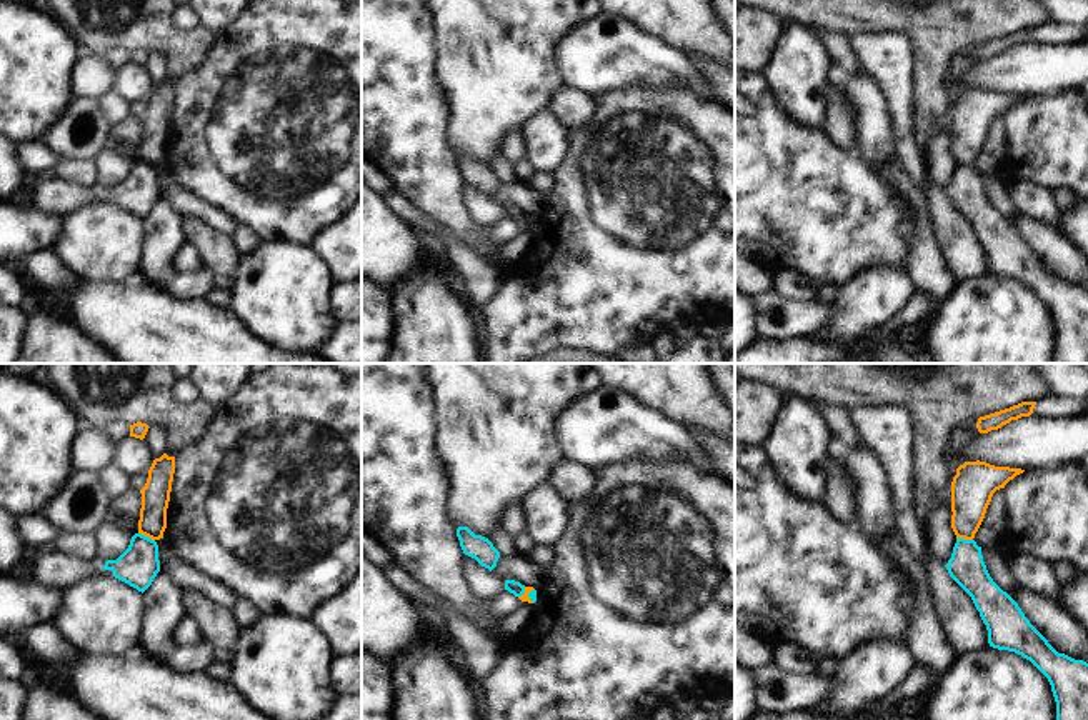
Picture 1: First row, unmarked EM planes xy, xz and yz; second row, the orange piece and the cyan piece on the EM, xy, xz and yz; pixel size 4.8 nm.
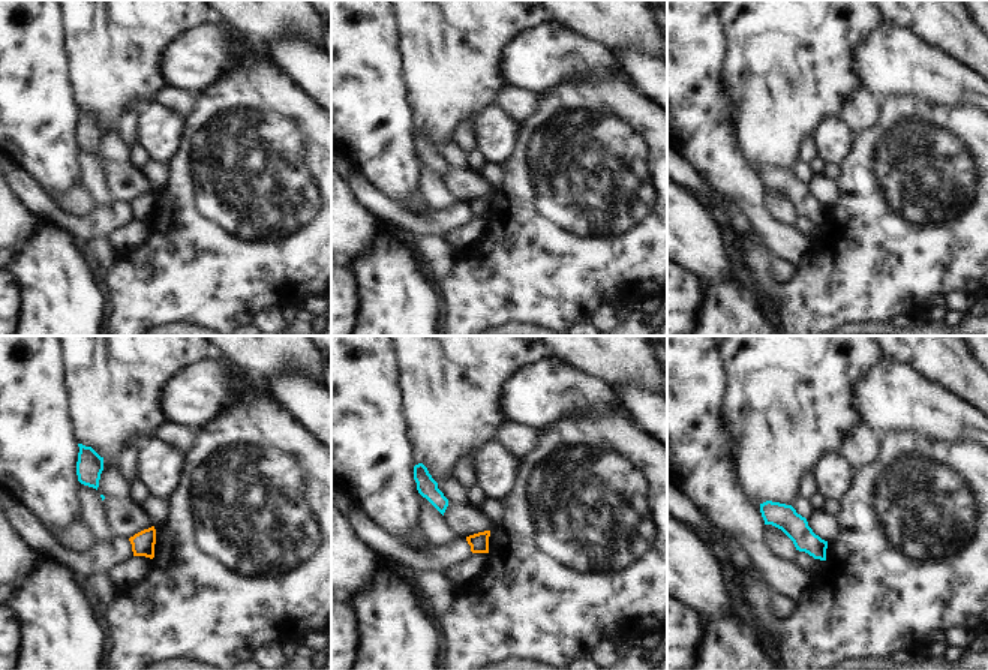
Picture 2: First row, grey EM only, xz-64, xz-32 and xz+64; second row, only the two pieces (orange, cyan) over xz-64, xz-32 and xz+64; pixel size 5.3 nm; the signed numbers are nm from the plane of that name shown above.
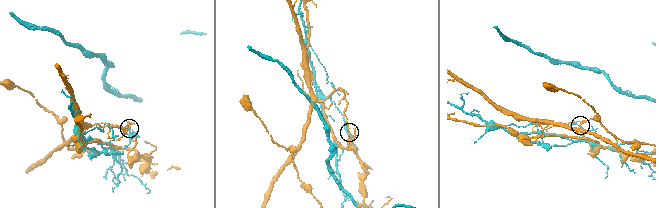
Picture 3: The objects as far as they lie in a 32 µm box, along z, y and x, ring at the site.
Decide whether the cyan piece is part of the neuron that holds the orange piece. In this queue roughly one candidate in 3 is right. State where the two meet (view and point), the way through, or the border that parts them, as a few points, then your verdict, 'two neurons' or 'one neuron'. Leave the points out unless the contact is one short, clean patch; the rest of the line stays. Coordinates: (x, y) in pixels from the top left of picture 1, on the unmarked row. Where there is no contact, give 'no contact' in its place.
contact xy (147, 162); two neurons

